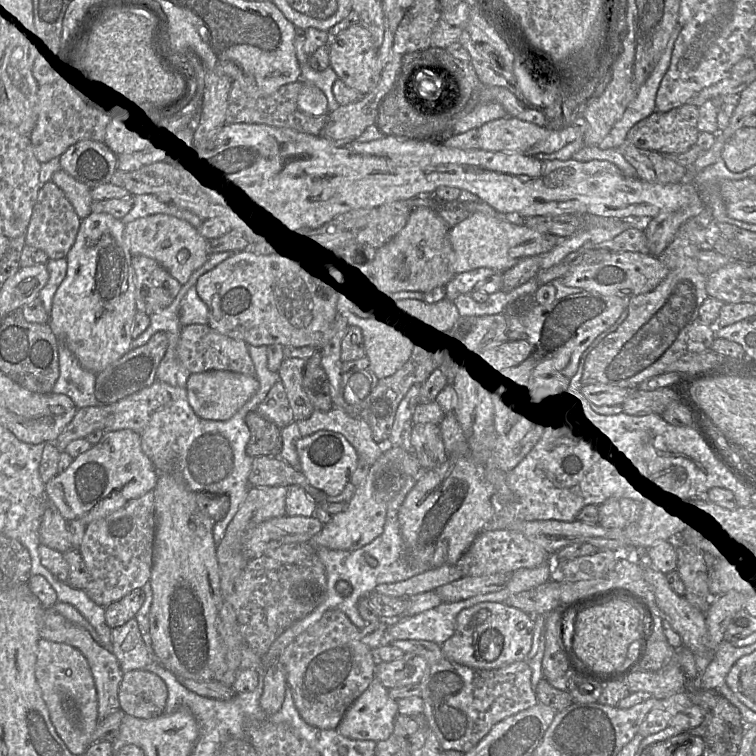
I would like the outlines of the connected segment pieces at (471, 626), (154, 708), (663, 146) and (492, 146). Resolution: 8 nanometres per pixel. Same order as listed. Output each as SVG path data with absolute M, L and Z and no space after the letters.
M483 602L460 611L455 632L441 645L441 650L458 664L490 670L525 660L532 648L533 635L534 622L530 614L504 603Z
M144 669L123 673L118 698L120 710L140 719L152 719L164 713L168 697L165 682Z
M695 103L668 112L655 111L629 130L627 140L640 149L683 153L697 141L698 115L699 107Z
M504 117L485 123L478 128L479 148L486 151L517 153L535 156L539 153L552 153L578 137L576 126L561 130L551 130L514 117Z

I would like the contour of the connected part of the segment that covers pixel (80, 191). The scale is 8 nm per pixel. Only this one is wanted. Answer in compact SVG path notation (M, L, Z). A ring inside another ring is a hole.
M62 169L53 174L51 181L64 192L80 219L83 220L92 213L91 188Z

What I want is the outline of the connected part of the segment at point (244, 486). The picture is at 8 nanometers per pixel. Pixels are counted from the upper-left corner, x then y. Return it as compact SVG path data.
M247 345L248 352L250 354L250 357L254 363L255 369L256 369L256 379L259 382L259 389L230 419L226 421L218 421L218 420L206 420L203 418L200 418L192 409L192 407L189 404L188 396L186 388L179 388L179 387L173 387L165 382L156 380L151 386L146 387L142 389L141 391L134 393L116 403L110 404L110 405L100 405L105 406L108 412L108 431L117 431L117 430L123 430L123 429L130 429L135 432L137 432L141 437L141 446L143 452L148 456L148 458L151 460L151 462L154 464L156 470L159 473L170 473L177 477L179 477L181 480L184 481L186 486L193 492L200 493L200 492L210 492L215 494L227 494L230 498L230 507L225 515L225 517L216 522L216 524L213 527L213 537L214 541L217 544L219 544L222 539L225 536L226 529L229 525L229 523L232 521L234 516L236 515L237 511L241 507L241 505L244 503L248 489L253 487L248 482L248 477L251 471L252 462L254 457L251 457L246 452L246 447L250 439L250 431L249 428L245 422L246 415L250 411L255 411L257 409L257 406L264 400L264 398L267 396L269 390L272 388L272 386L280 380L280 376L277 372L271 372L267 367L267 361L268 361L268 346L262 345L262 346L253 346L253 345Z

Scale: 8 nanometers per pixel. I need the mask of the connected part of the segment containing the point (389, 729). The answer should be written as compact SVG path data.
M374 677L368 688L347 710L336 728L337 732L352 740L377 743L388 739L393 732L395 717L398 715L397 701L390 698L388 690Z

